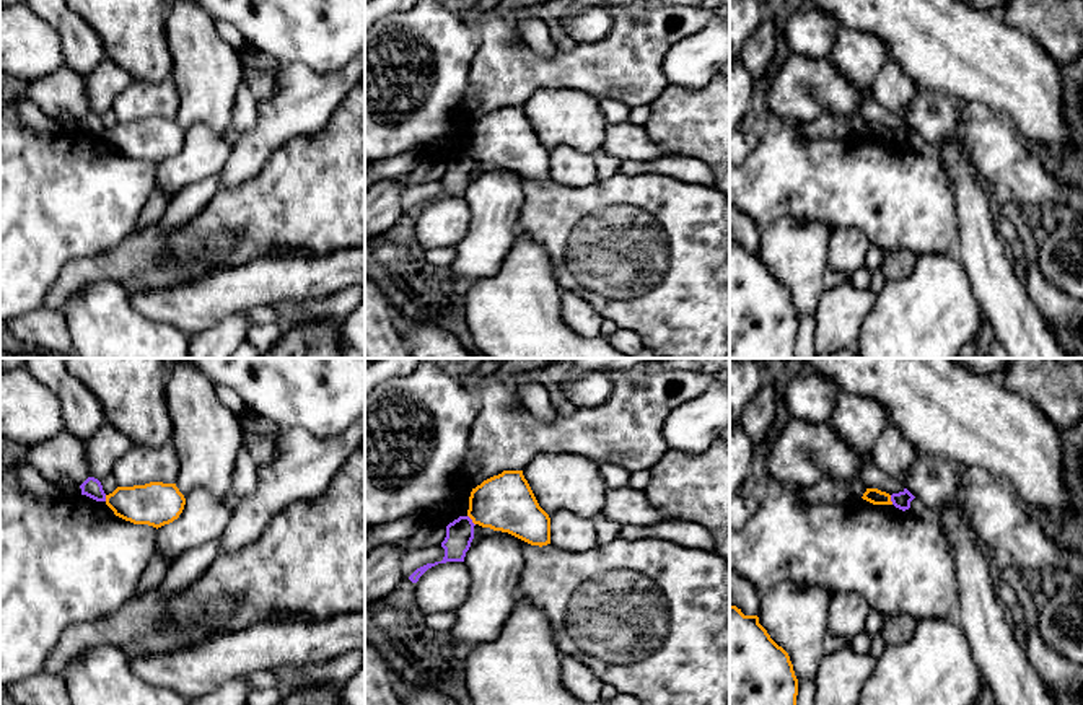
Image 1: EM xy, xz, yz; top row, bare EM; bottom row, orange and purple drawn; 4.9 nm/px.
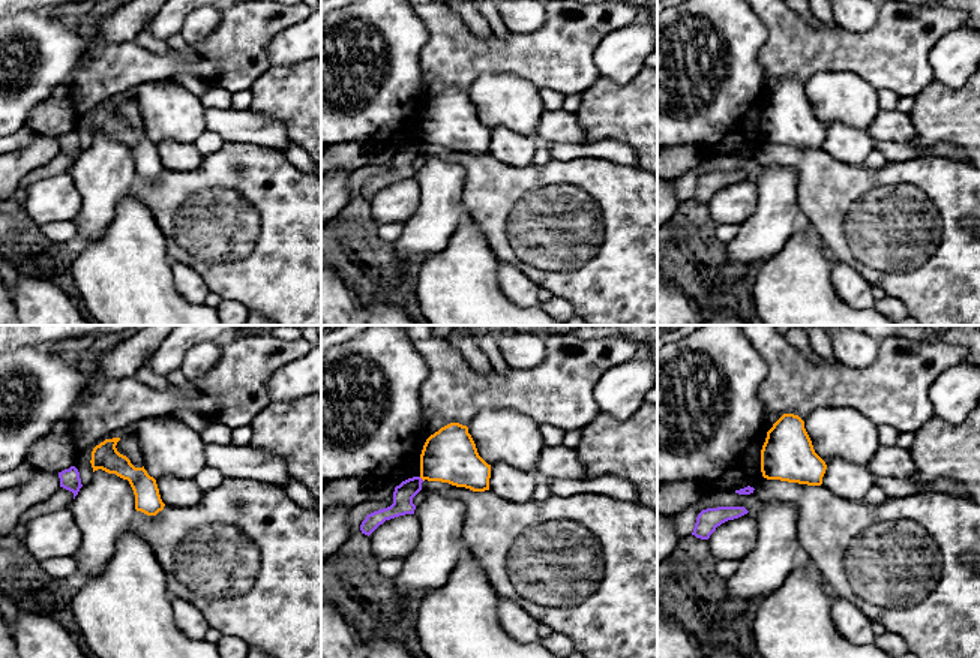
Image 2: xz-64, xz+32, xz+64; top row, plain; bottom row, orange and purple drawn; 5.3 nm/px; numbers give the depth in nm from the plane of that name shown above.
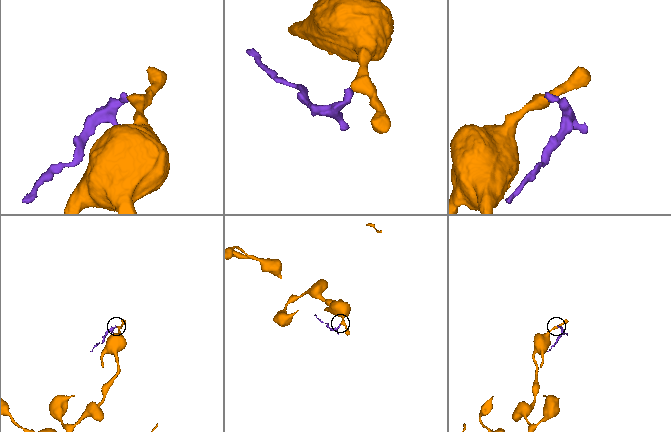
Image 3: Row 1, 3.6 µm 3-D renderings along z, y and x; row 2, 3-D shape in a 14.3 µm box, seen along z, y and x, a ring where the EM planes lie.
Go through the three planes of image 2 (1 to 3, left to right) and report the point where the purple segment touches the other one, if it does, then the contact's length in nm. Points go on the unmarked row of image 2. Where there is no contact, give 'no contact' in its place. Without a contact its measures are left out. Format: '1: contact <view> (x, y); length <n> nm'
1: no contact
2: contact xz+32 (422, 143); length 40 nm
3: no contact

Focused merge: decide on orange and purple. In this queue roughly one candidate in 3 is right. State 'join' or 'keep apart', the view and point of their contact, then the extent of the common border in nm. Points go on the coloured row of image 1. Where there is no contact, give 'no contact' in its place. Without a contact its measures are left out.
keep apart; contact xz (471, 518); length 70 nm

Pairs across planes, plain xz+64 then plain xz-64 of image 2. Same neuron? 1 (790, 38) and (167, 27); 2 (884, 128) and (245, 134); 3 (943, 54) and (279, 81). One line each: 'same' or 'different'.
1: different
2: same
3: different

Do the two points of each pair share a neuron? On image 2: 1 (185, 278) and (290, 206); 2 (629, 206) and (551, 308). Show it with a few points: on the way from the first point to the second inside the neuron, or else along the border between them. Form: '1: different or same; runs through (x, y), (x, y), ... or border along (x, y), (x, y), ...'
1: different; border along (198, 275), (210, 291)
2: different; border along (553, 296), (565, 299), (574, 309)

